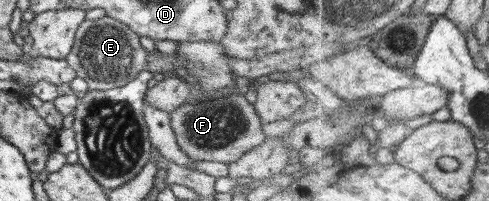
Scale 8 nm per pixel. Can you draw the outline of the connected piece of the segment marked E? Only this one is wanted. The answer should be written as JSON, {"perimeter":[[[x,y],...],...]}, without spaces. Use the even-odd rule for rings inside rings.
{"perimeter":[[[103,17],[95,20],[83,20],[74,33],[74,45],[64,60],[74,70],[76,77],[84,80],[87,90],[112,90],[125,86],[142,73],[146,65],[147,52],[139,44],[139,36],[128,26]]]}

